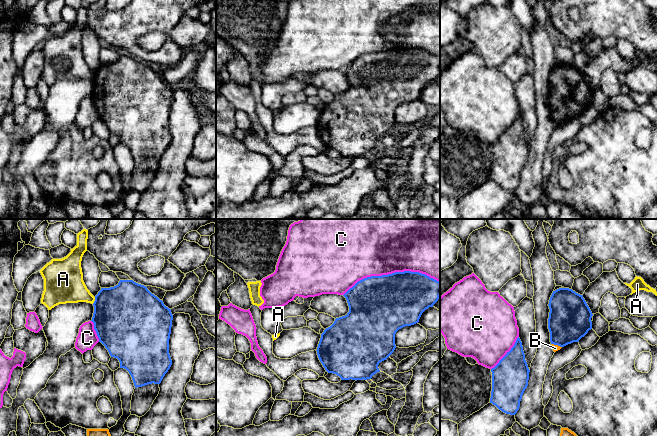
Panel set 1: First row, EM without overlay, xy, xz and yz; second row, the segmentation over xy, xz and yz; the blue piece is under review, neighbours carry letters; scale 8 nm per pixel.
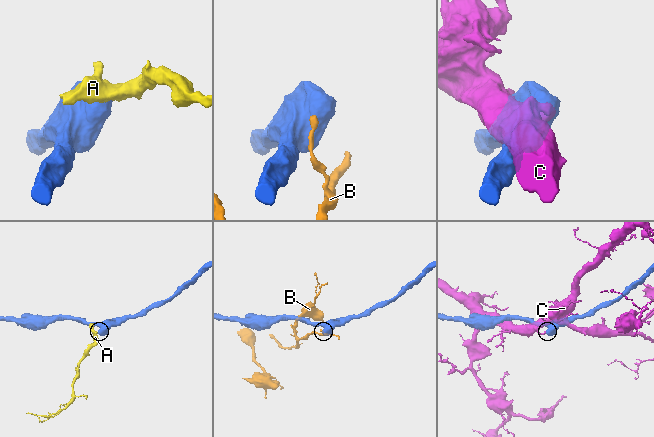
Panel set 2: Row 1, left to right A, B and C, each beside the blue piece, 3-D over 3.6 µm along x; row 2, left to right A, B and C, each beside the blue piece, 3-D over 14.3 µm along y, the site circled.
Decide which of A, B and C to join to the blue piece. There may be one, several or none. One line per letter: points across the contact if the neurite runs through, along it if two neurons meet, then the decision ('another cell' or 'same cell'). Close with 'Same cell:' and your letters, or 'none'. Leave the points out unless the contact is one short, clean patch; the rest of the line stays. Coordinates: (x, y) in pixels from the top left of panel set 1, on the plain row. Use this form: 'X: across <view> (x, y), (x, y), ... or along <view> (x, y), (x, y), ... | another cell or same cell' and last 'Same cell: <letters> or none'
A: along xy (95, 73), (92, 79) | another cell
B: along yz (551, 119), (561, 123) | another cell
C: another cell
Same cell: none

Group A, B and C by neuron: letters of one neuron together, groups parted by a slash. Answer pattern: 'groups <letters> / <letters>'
groups A / B / C

